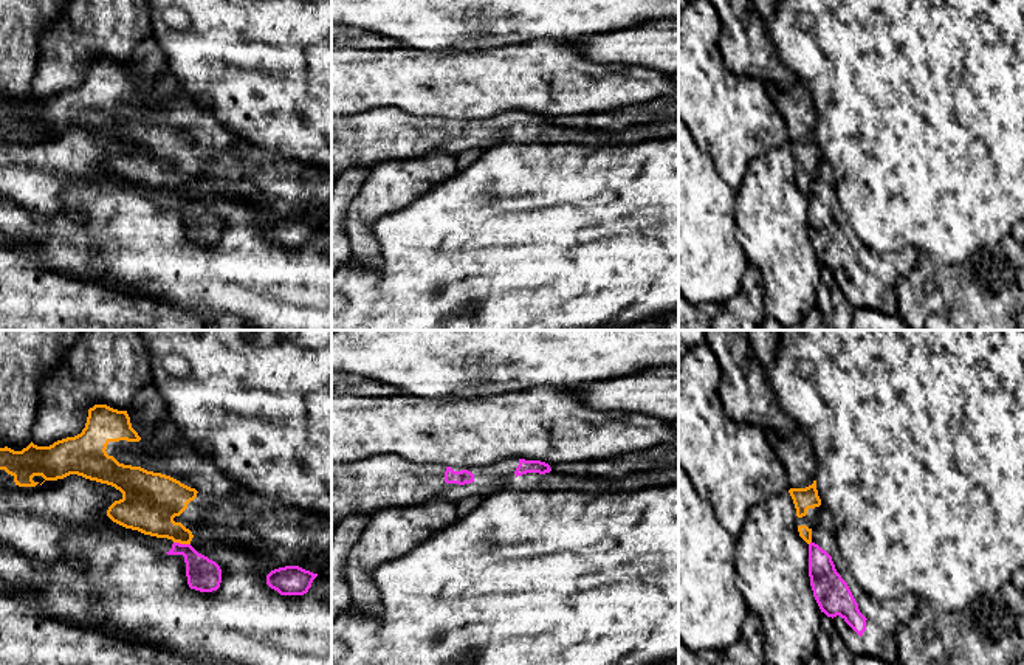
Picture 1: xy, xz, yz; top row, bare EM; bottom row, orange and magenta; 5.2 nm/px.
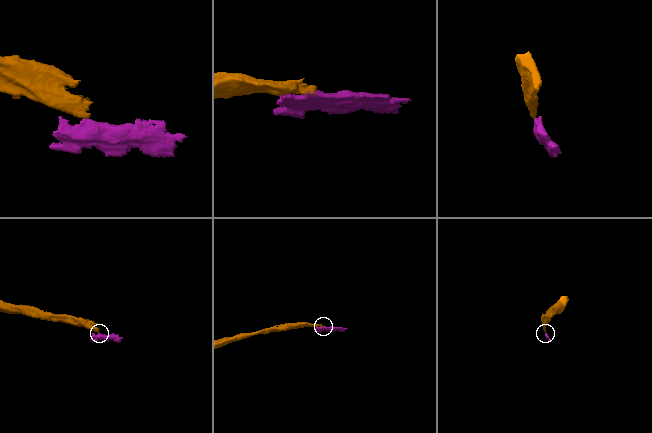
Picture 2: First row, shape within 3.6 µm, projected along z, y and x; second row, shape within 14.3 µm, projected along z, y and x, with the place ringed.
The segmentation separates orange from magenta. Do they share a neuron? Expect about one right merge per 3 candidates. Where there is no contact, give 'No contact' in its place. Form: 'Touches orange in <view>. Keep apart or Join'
Touches orange in xy. Keep apart

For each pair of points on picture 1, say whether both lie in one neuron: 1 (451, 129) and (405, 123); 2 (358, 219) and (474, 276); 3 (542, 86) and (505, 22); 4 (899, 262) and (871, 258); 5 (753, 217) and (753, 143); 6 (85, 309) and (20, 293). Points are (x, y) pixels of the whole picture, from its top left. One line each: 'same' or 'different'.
1: same
2: different
3: different
4: same
5: different
6: same

